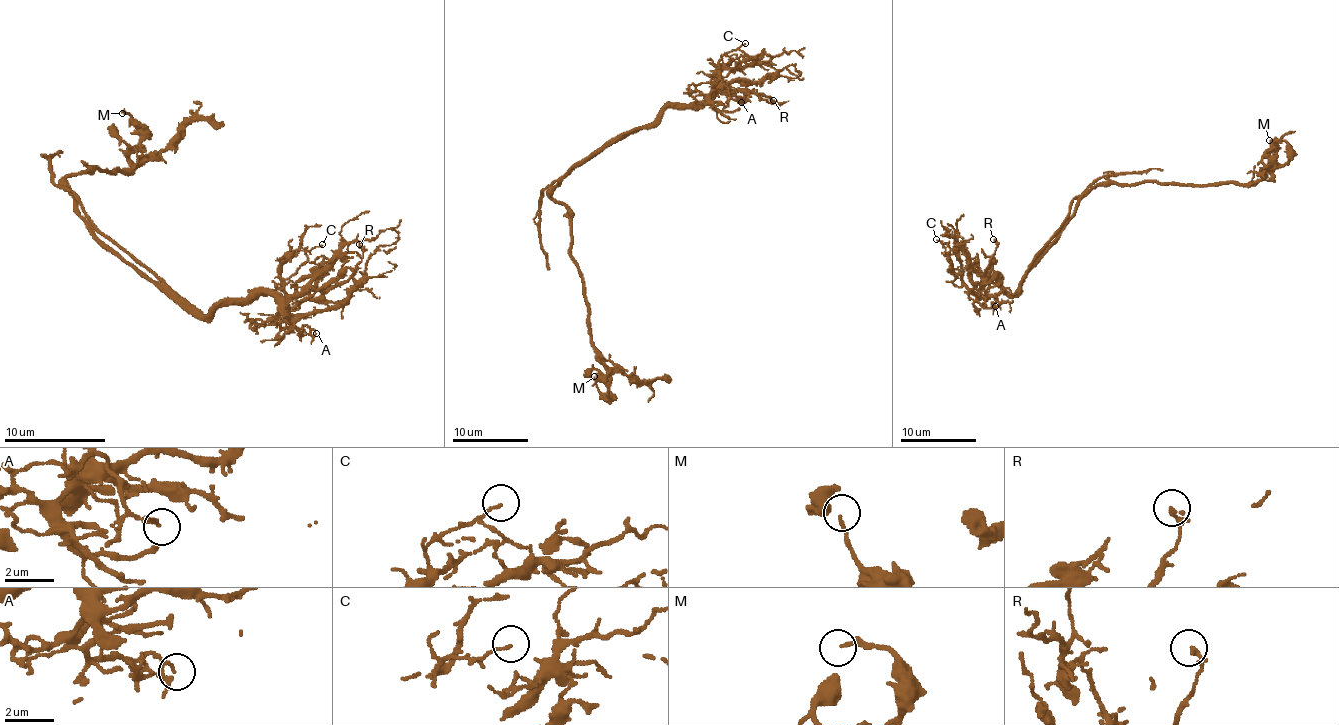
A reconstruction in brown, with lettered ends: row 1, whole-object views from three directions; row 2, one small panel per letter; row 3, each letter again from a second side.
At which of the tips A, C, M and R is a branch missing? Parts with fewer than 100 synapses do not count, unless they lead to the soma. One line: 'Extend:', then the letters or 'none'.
Extend: none

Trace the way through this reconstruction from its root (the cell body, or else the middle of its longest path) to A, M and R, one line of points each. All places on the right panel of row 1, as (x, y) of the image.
A: (1060, 230), (1037, 253), (1022, 285), (1012, 294), (997, 277), (984, 287), (978, 300), (986, 308), (995, 306)
M: (1060, 230), (1096, 186), (1267, 180), (1288, 159), (1283, 140), (1269, 140)
R: (1060, 230), (1037, 253), (1022, 285), (1012, 294), (997, 277), (984, 281), (986, 268), (997, 245), (993, 239)

